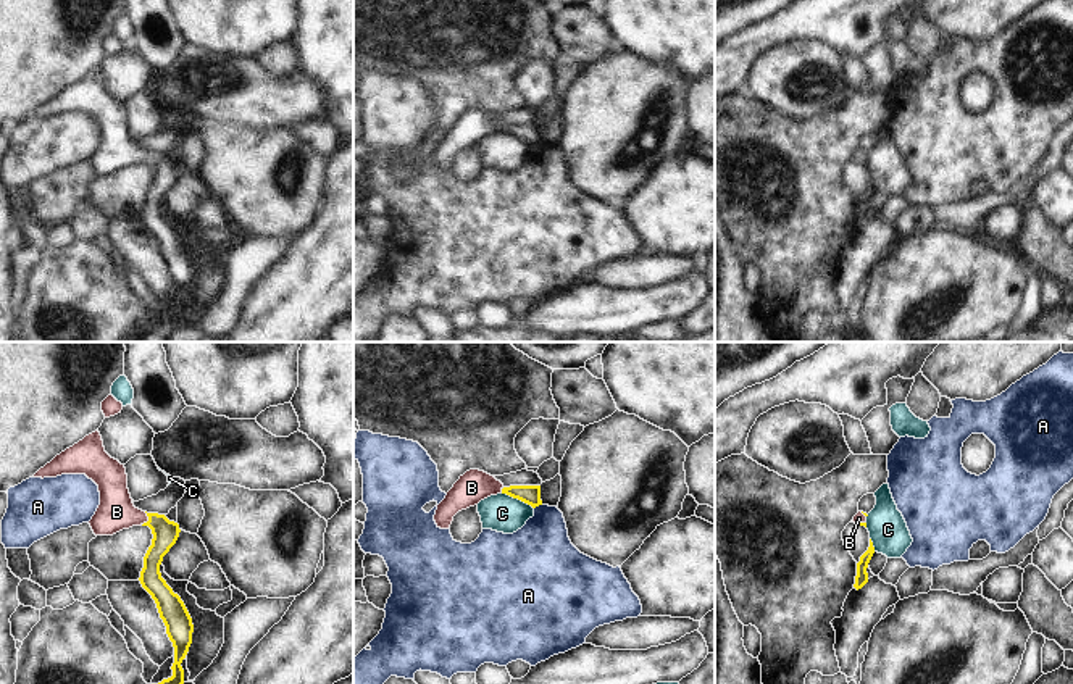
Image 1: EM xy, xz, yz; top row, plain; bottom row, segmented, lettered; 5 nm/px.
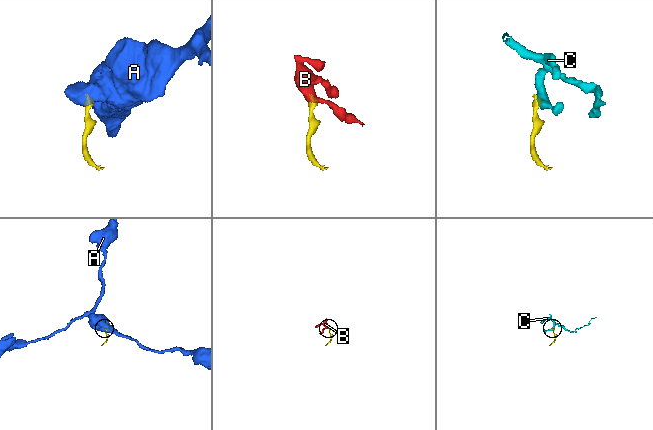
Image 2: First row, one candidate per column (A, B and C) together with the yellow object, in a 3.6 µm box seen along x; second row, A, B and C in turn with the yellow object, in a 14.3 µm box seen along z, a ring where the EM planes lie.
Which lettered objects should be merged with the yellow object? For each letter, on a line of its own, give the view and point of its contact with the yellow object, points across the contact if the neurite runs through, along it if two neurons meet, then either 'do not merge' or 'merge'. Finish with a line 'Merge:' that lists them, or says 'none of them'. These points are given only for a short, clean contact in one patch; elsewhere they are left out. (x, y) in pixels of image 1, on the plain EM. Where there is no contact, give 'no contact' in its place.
A: xz (538, 144) | along xz (541, 142), (534, 147) | do not merge
B: xy (149, 157) | across xy (165, 171), (149, 157), (116, 150) | merge
C: xz (518, 137) | along xz (502, 131), (526, 141), (533, 147) | do not merge
Merge: B

